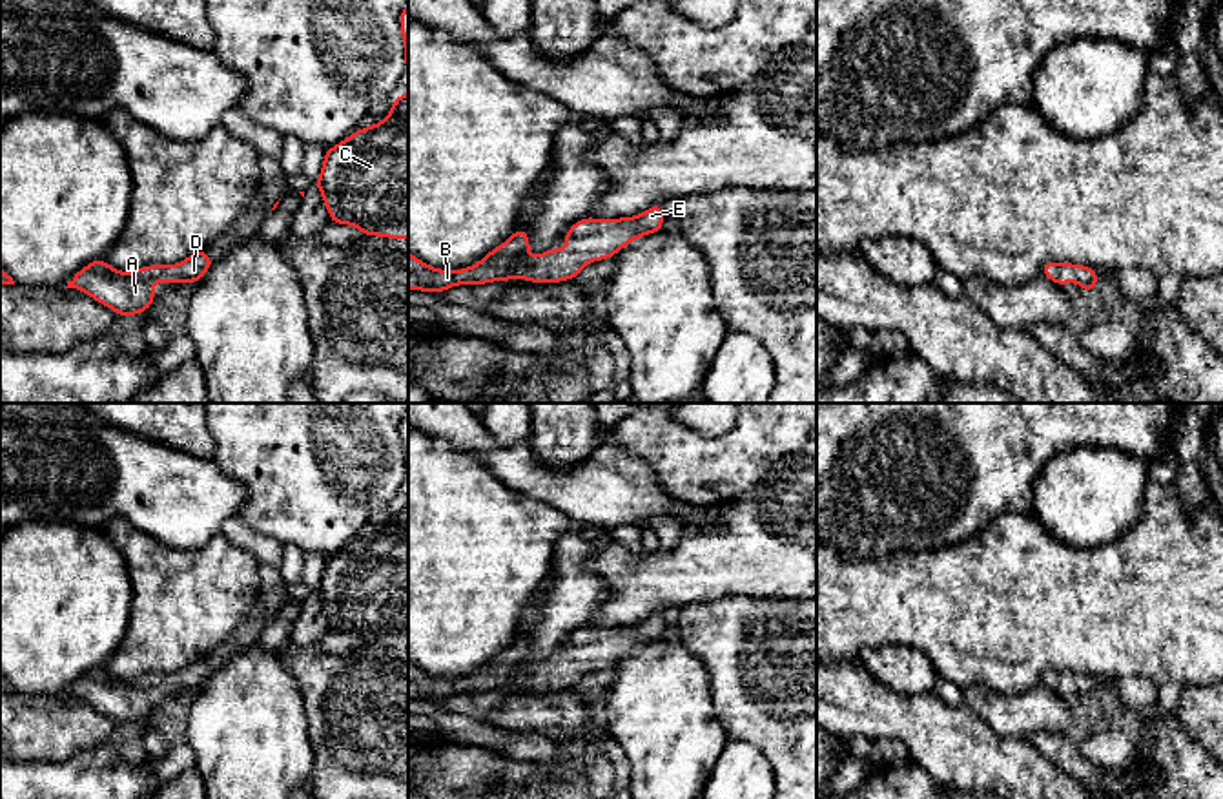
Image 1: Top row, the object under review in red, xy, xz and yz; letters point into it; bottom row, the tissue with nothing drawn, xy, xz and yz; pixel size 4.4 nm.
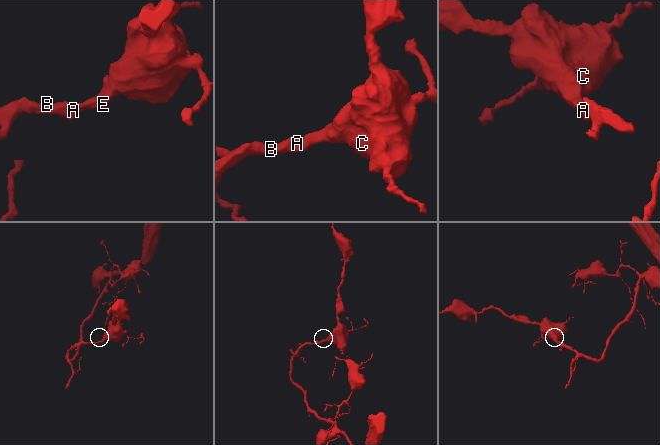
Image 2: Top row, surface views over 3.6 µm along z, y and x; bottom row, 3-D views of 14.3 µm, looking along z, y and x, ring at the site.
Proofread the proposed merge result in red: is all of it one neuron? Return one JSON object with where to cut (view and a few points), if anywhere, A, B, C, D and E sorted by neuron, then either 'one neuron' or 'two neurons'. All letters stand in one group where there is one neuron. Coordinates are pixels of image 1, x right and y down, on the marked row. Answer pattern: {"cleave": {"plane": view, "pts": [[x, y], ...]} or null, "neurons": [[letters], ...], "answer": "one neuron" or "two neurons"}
{"cleave": null, "neurons": [["A", "B", "C", "D", "E"]], "answer": "one neuron"}

